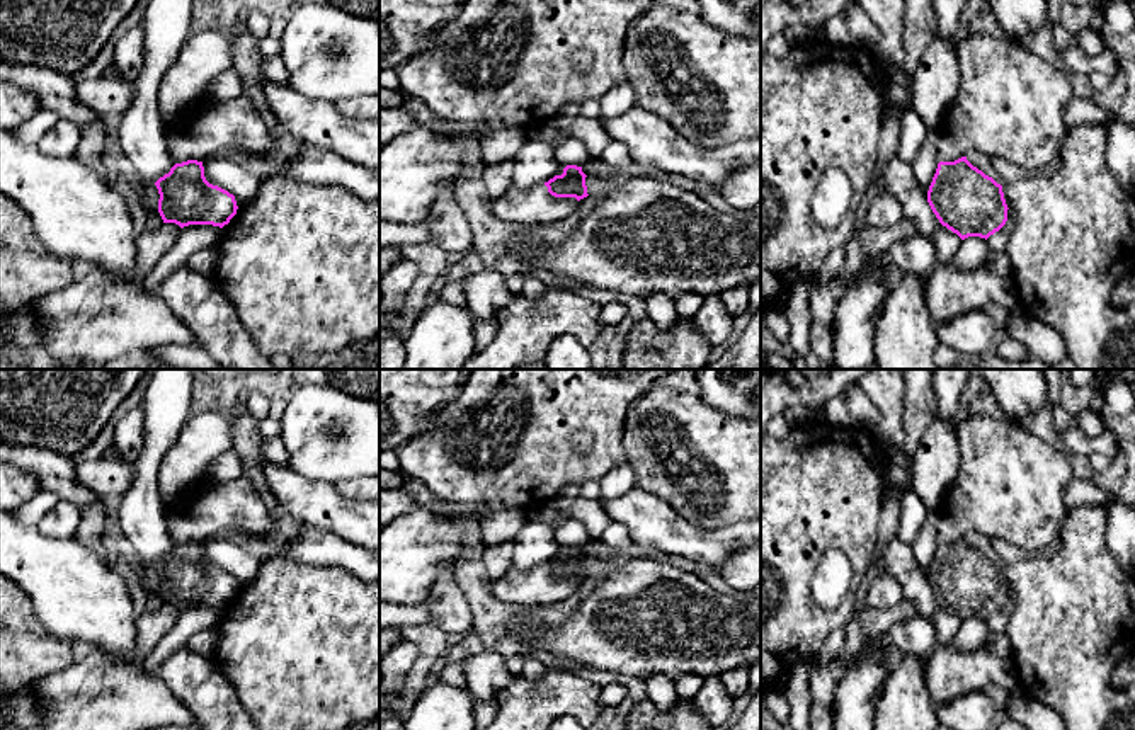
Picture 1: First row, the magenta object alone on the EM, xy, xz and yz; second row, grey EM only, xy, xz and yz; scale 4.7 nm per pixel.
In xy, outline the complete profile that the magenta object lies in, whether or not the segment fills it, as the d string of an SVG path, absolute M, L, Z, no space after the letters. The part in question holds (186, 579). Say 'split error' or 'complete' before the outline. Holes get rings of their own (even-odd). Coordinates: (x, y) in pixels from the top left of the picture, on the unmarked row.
split error | M202 543L175 545L155 565L141 567L141 585L150 594L160 594L163 604L180 609L213 606L223 609L237 596L235 577L213 567L204 558Z

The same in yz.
split error | M978 533L955 543L939 543L927 584L943 607L961 621L989 619L1007 602L1002 563L992 539Z

